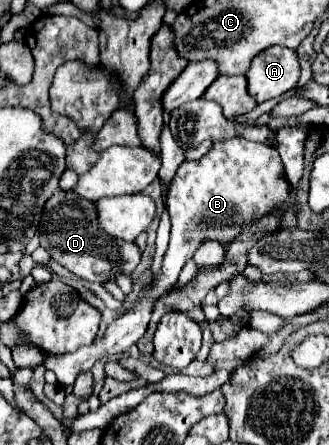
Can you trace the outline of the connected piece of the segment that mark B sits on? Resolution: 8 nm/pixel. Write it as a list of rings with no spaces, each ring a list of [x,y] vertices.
[[[235,136],[223,142],[213,142],[211,150],[193,162],[183,162],[173,178],[171,190],[167,194],[167,206],[171,216],[171,240],[169,248],[163,256],[163,266],[151,282],[141,288],[137,302],[127,312],[119,314],[105,330],[99,342],[93,346],[83,346],[77,352],[61,354],[61,356],[45,356],[45,368],[55,372],[61,386],[69,386],[75,382],[79,372],[91,370],[91,366],[111,354],[127,352],[137,340],[145,334],[153,306],[157,298],[171,292],[177,284],[181,268],[187,260],[193,258],[197,246],[203,240],[219,240],[221,244],[231,242],[241,234],[241,228],[255,218],[271,212],[279,204],[287,200],[287,180],[283,178],[283,162],[279,152],[271,146],[249,142],[243,136]]]

